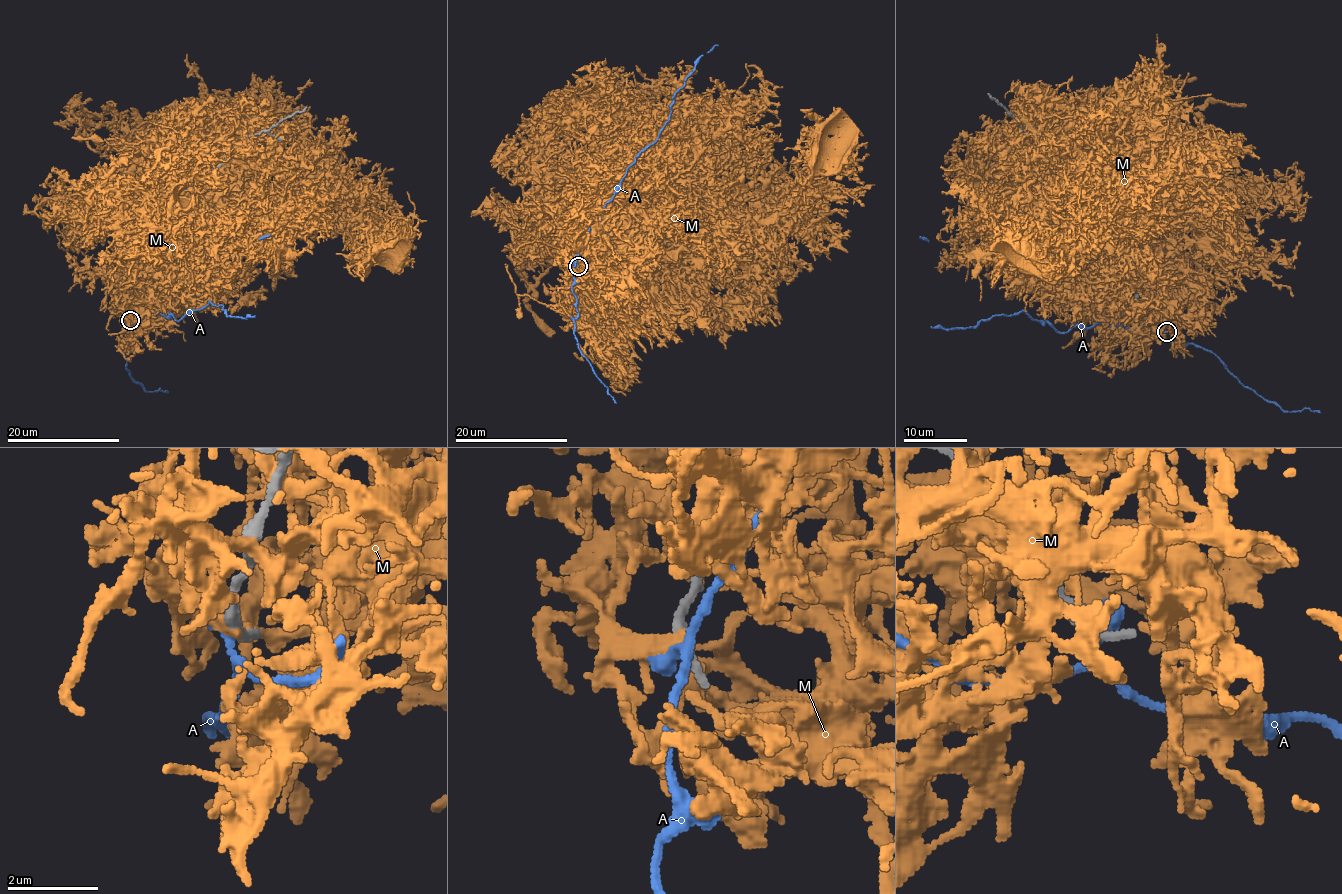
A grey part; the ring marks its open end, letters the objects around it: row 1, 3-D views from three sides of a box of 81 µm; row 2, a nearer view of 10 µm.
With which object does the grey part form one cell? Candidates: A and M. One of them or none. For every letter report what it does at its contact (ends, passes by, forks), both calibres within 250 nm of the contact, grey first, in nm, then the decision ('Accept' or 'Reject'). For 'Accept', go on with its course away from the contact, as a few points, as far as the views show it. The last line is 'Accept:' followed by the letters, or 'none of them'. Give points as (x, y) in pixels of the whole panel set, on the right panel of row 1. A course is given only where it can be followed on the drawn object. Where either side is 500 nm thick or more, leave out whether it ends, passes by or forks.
A: It passes by. Thickness 340 nm (grey) against 300 nm. Reject
M: It ends there. Thickness 170 nm (grey) against 240 nm. Reject
Accept: none of them

